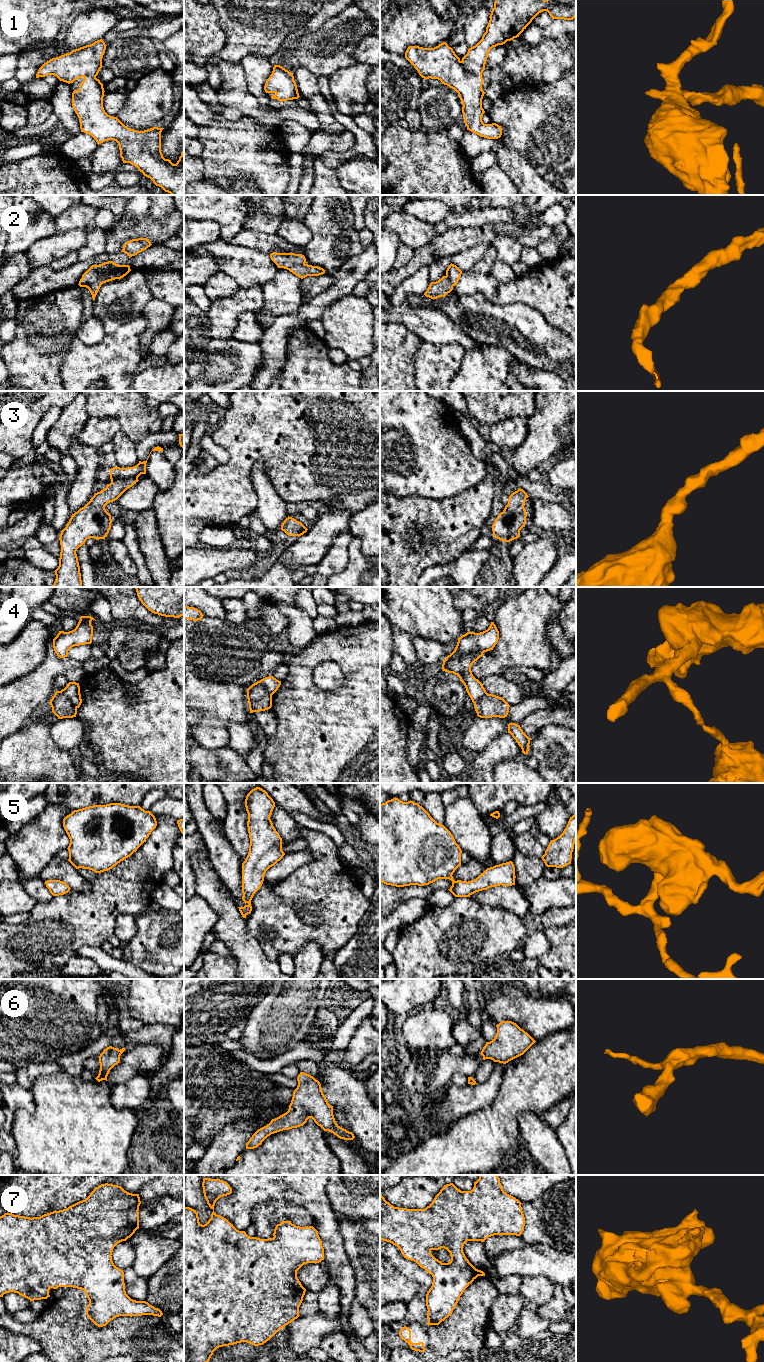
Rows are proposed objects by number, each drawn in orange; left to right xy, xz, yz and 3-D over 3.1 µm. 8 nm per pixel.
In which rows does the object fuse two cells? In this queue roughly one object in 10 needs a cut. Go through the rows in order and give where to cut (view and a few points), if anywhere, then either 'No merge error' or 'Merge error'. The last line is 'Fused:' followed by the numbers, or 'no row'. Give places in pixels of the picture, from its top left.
1: No split. No merge error
2: No split. No merge error
3: No split. No merge error
4: Split along xy (60, 691), (76, 709). Merge error
5: No split. No merge error
6: No split. No merge error
7: No split. No merge error
Fused: 4

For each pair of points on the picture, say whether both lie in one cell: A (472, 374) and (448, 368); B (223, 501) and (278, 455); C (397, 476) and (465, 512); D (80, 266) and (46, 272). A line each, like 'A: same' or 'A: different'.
A: different
B: same
C: different
D: same

